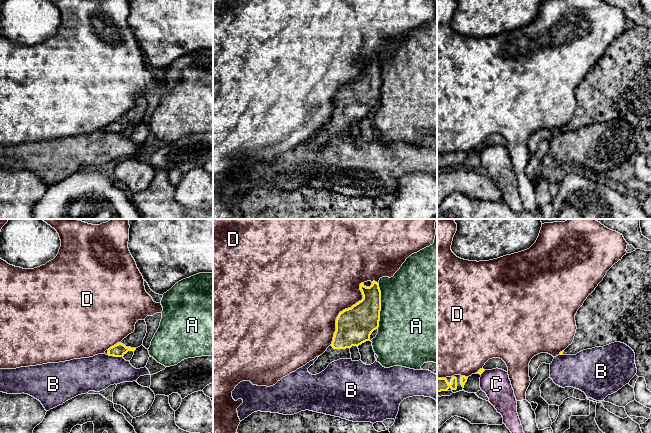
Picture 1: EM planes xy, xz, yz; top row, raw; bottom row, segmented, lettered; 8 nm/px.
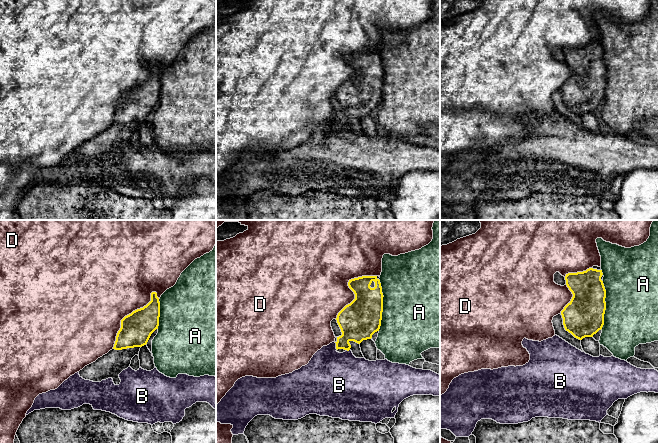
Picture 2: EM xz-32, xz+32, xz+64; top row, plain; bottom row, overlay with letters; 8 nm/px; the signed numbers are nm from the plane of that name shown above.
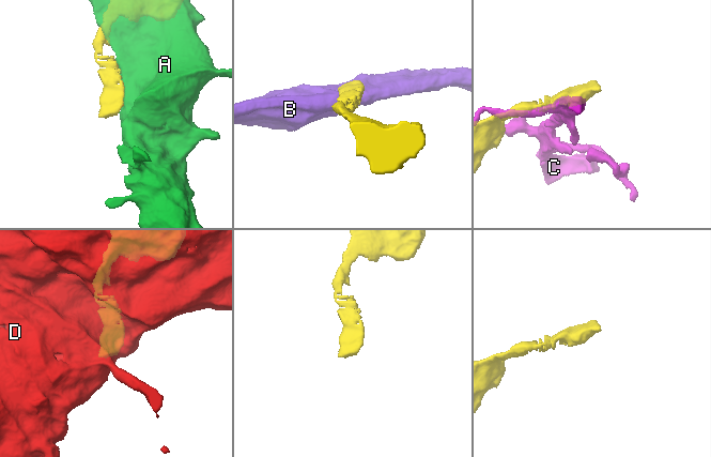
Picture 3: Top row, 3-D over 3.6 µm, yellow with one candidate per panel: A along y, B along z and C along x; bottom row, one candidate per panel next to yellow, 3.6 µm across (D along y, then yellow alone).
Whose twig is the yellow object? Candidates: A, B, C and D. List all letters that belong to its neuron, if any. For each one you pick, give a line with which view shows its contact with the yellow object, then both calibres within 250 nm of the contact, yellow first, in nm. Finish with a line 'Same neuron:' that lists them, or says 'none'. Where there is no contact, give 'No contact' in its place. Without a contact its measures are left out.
Same neuron: none

